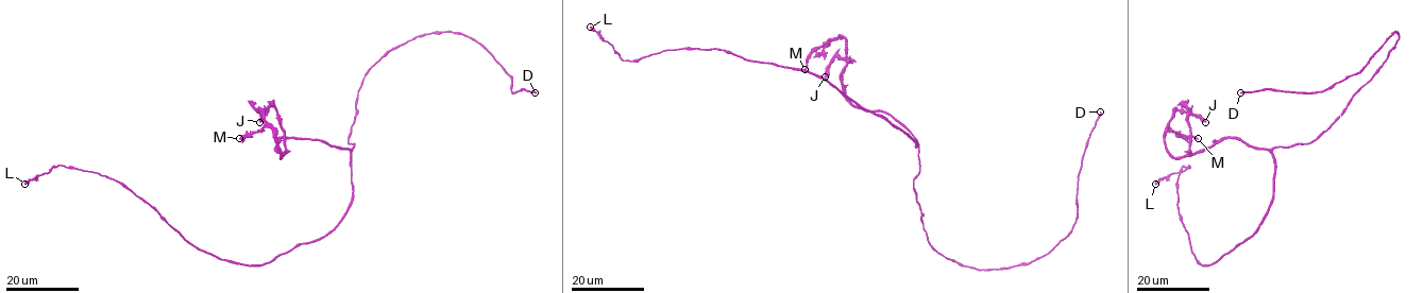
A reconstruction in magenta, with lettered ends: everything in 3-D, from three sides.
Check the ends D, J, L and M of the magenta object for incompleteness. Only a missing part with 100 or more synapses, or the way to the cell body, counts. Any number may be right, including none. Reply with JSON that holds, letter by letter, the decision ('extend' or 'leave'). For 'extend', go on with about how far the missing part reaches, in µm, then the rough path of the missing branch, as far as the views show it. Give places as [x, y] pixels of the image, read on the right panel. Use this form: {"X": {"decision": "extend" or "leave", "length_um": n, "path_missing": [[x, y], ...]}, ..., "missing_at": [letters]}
{"D": {"decision": "extend", "length_um": 70, "path_missing": [[1240, 92], [1191, 84], [1153, 59], [1138, 95], [1154, 102], [1159, 73], [1176, 78]]}, "J": {"decision": "leave"}, "L": {"decision": "leave"}, "M": {"decision": "leave"}, "missing_at": ["D"]}

